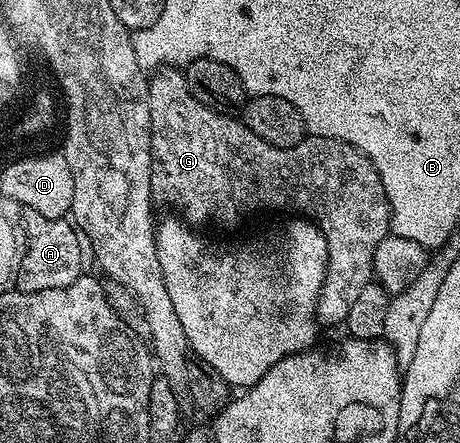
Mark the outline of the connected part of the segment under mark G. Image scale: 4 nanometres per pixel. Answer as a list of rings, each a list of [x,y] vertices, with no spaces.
[[[162,68],[157,71],[149,79],[150,84],[150,192],[155,199],[158,198],[162,202],[167,202],[171,206],[175,215],[181,216],[185,221],[189,222],[195,228],[202,228],[205,222],[215,222],[218,226],[234,226],[237,222],[245,220],[249,214],[254,214],[257,210],[294,210],[299,215],[305,216],[313,220],[320,229],[322,235],[326,237],[326,242],[330,246],[330,265],[326,272],[326,279],[322,285],[322,291],[318,297],[318,321],[323,327],[338,326],[341,327],[345,323],[348,312],[352,308],[356,296],[360,296],[360,288],[364,288],[372,281],[374,272],[374,253],[376,246],[380,244],[380,240],[384,240],[386,235],[391,233],[390,228],[390,205],[386,203],[386,193],[382,187],[380,176],[376,172],[376,168],[372,164],[372,160],[368,156],[364,156],[364,152],[360,152],[350,142],[341,142],[335,138],[316,138],[307,136],[302,139],[300,144],[296,144],[292,148],[276,148],[272,144],[268,144],[264,140],[260,140],[260,136],[256,136],[256,132],[252,132],[252,128],[248,128],[241,120],[241,117],[235,116],[230,112],[223,112],[205,102],[196,100],[196,96],[192,96],[192,92],[188,92],[186,87],[186,76],[181,69],[178,68]]]

